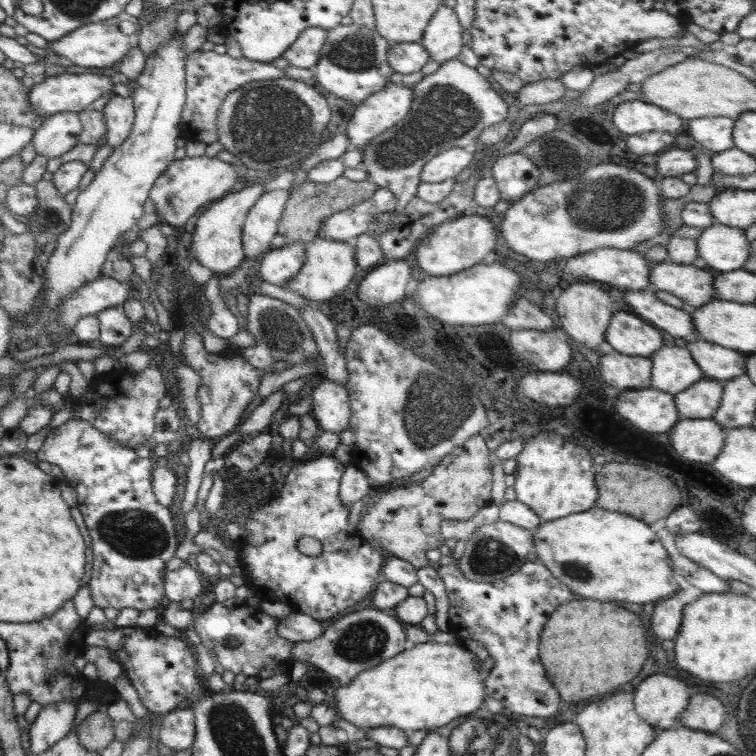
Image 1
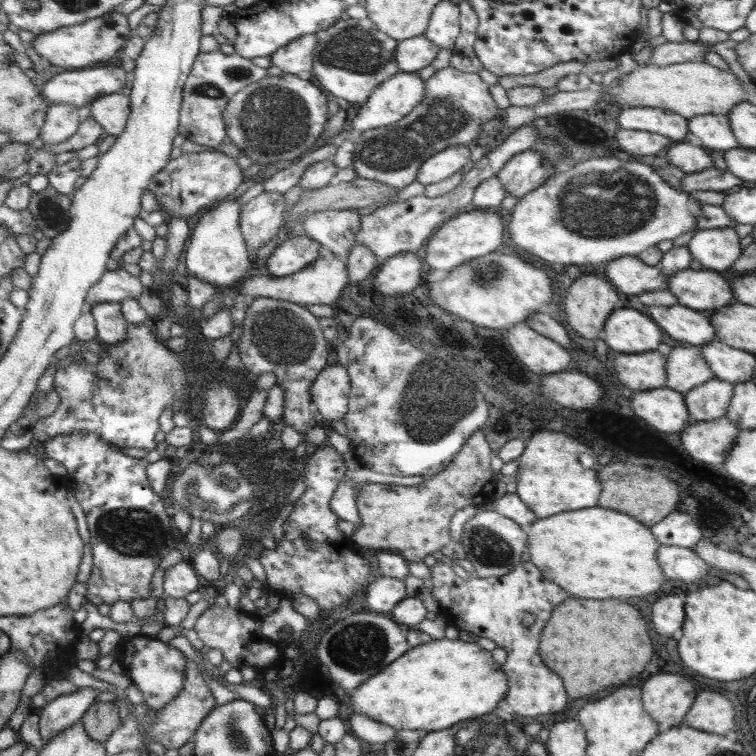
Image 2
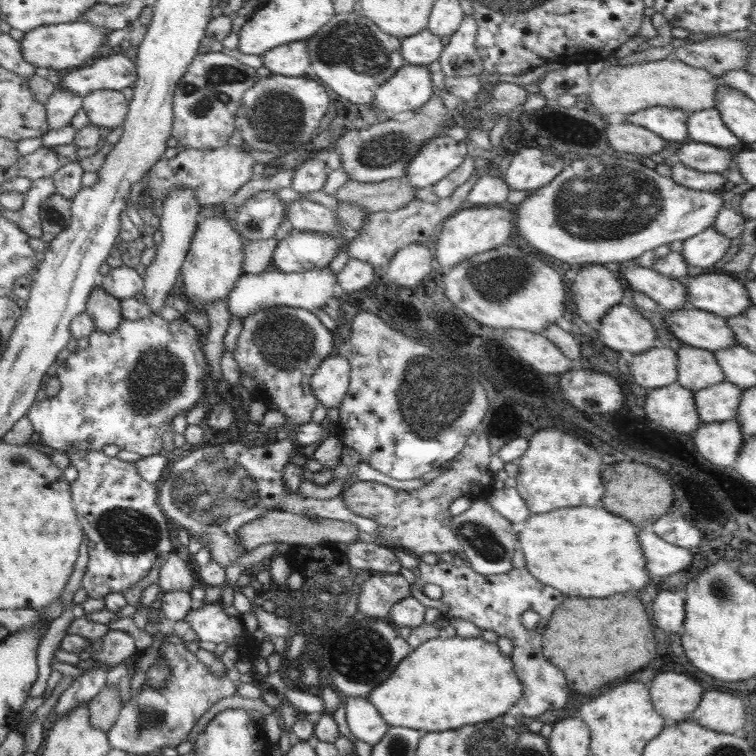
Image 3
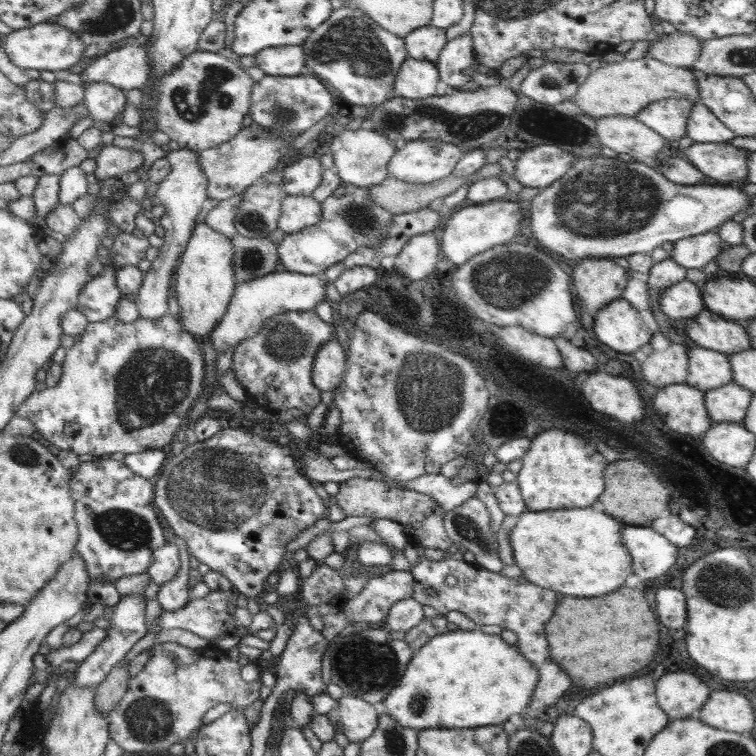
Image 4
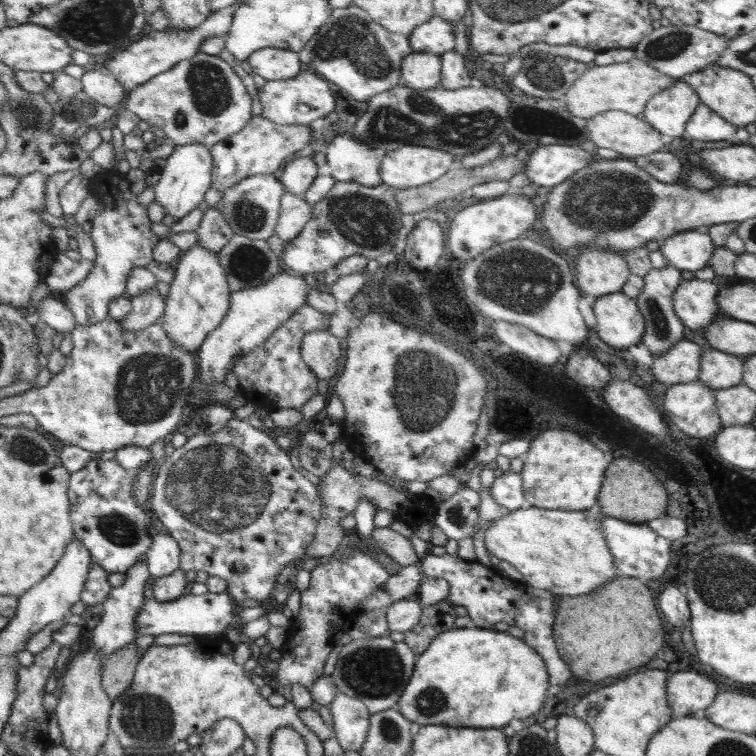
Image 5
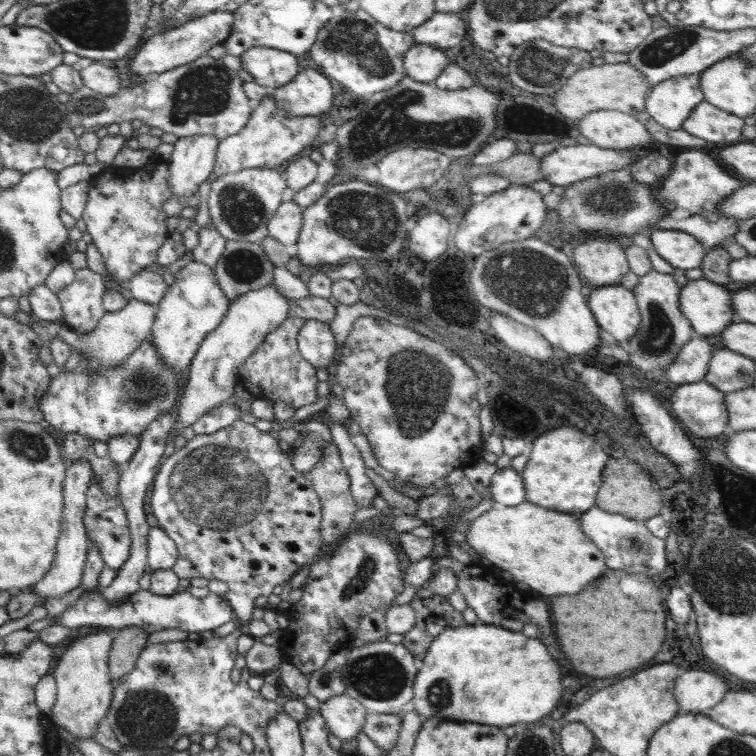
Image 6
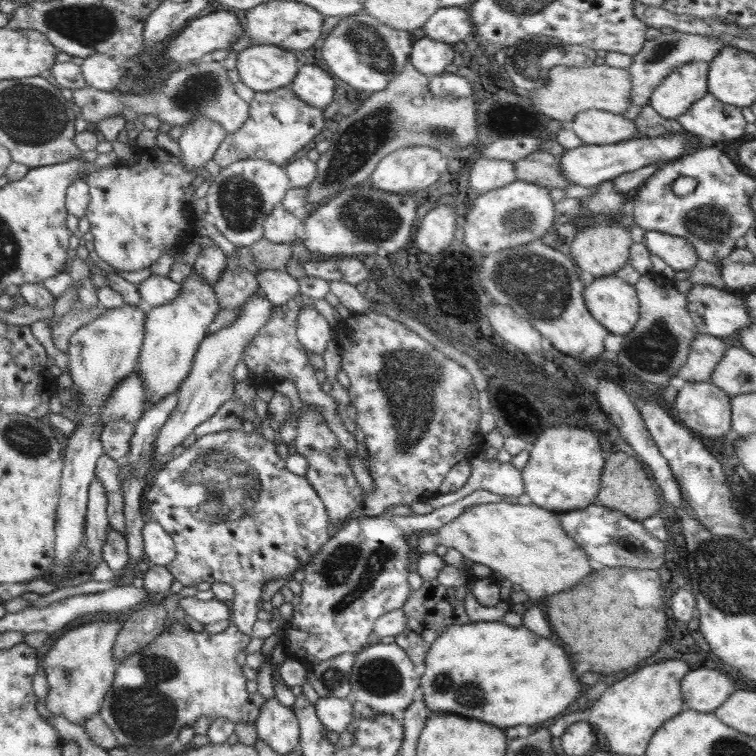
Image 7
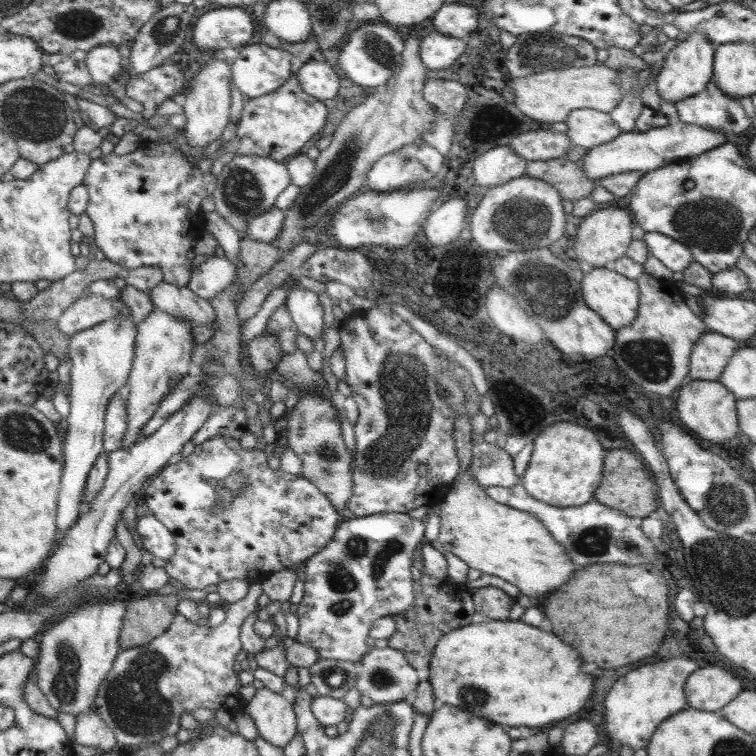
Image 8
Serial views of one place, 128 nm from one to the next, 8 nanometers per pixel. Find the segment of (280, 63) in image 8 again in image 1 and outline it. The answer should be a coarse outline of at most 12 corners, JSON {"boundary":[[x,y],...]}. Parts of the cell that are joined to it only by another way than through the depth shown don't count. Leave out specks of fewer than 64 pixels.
{"boundary":[[305,28],[282,53],[289,66],[310,69],[320,60],[327,31]]}

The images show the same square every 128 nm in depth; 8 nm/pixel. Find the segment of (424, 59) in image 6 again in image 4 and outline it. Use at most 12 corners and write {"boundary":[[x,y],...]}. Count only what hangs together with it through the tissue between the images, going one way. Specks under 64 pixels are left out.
{"boundary":[[407,57],[394,80],[394,97],[436,94],[436,66]]}

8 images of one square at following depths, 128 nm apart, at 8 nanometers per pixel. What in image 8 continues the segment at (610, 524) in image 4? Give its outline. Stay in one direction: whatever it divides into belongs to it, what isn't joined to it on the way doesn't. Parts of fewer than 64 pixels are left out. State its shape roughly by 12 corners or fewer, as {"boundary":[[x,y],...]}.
{"boundary":[[463,473],[437,540],[530,599],[576,566],[533,514]]}

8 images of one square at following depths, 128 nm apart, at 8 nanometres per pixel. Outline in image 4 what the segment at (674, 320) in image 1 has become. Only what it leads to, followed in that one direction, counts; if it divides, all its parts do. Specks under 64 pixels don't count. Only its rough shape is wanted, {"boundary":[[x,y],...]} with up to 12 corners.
{"boundary":[[708,309],[685,324],[690,345],[727,356],[752,346],[743,323]]}

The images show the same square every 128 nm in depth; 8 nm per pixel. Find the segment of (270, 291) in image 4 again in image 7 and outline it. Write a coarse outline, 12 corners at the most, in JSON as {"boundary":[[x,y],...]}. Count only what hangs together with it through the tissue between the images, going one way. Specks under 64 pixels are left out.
{"boundary":[[265,296],[207,334],[156,440],[164,456],[235,394],[233,372],[273,314]]}

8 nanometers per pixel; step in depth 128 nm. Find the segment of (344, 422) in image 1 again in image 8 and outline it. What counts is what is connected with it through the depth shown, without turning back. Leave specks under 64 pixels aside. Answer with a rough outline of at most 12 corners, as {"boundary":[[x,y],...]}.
{"boundary":[[292,281],[284,305],[301,334],[324,334],[318,294]]}

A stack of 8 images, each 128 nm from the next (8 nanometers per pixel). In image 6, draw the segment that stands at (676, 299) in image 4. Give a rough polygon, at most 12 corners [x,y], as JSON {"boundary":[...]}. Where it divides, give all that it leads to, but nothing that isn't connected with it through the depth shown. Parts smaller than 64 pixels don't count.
{"boundary":[[704,278],[681,286],[694,334],[720,333],[737,319],[725,286]]}

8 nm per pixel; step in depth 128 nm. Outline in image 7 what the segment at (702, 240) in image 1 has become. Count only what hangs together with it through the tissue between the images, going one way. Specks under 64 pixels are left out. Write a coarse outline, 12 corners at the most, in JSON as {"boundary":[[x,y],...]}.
{"boundary":[[648,230],[642,242],[675,271],[699,261],[680,236]]}

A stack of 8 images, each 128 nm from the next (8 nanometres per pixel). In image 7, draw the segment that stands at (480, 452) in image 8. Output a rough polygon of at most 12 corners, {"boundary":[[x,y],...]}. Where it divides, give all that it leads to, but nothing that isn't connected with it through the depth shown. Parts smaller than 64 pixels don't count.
{"boundary":[[501,457],[471,458],[460,490],[429,498],[434,509],[478,490],[525,497],[521,472]]}

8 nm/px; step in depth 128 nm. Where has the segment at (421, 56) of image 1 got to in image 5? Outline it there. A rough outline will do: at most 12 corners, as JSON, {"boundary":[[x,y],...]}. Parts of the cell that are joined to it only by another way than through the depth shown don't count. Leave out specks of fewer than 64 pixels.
{"boundary":[[435,14],[408,40],[414,52],[454,48],[454,25]]}

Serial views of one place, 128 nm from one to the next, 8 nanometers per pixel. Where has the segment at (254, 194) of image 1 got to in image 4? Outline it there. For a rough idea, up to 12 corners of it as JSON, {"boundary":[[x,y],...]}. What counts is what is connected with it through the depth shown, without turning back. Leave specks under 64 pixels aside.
{"boundary":[[201,222],[172,282],[197,340],[237,285],[230,238]]}

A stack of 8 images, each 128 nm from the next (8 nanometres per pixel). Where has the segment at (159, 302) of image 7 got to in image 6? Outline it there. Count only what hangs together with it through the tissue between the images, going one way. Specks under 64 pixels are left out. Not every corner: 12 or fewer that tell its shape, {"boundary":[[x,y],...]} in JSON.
{"boundary":[[146,268],[129,283],[134,301],[157,305],[169,287]]}

